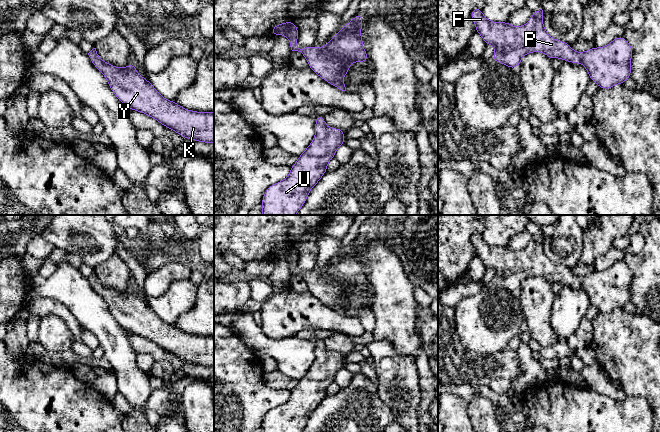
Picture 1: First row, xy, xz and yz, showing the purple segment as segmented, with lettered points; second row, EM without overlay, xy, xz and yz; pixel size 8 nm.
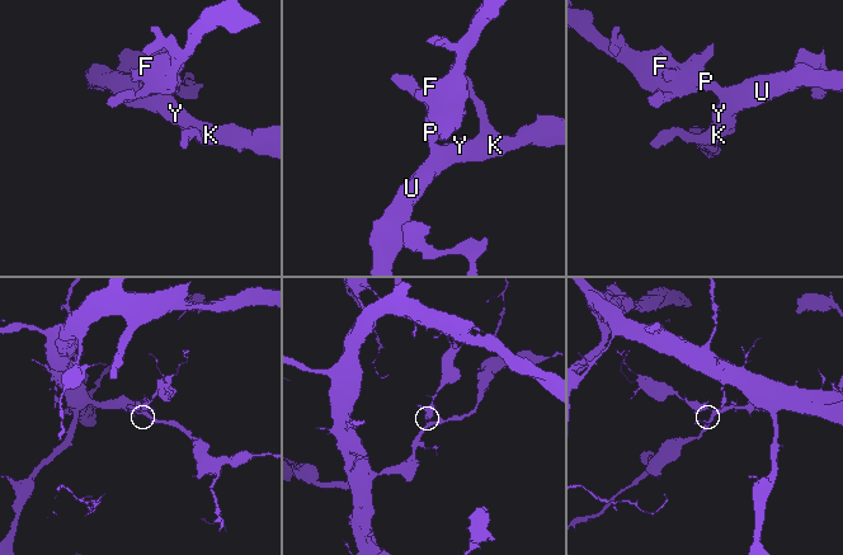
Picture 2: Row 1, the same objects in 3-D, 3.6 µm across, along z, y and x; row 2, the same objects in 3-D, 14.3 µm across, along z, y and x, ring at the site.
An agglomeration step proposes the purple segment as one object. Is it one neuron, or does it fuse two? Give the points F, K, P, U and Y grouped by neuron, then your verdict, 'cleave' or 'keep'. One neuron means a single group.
groups F K P U Y; keep

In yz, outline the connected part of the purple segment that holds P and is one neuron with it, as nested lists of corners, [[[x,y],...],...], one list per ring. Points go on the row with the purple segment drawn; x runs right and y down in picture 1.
[[[478,7],[471,12],[476,32],[486,45],[495,47],[491,59],[509,68],[517,68],[525,54],[542,52],[551,60],[559,57],[572,64],[582,63],[590,81],[596,82],[601,89],[611,89],[630,78],[633,49],[623,36],[613,39],[604,47],[575,52],[570,44],[556,40],[547,33],[542,17],[541,8],[532,14],[525,25],[514,27],[509,22],[488,20]]]

